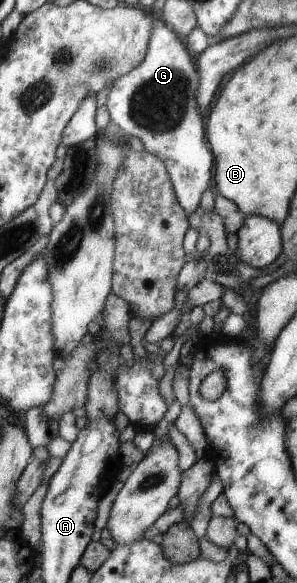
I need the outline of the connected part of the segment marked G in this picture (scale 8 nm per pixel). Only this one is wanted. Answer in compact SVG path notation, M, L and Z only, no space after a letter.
M155 19L152 22L145 58L131 71L110 82L107 102L104 105L111 124L126 137L137 137L143 144L144 151L155 155L155 158L163 163L178 207L187 217L199 210L201 194L212 183L214 170L212 154L207 143L203 143L201 110L196 107L194 101L197 78L194 58L184 47L183 39L177 38L161 20Z

